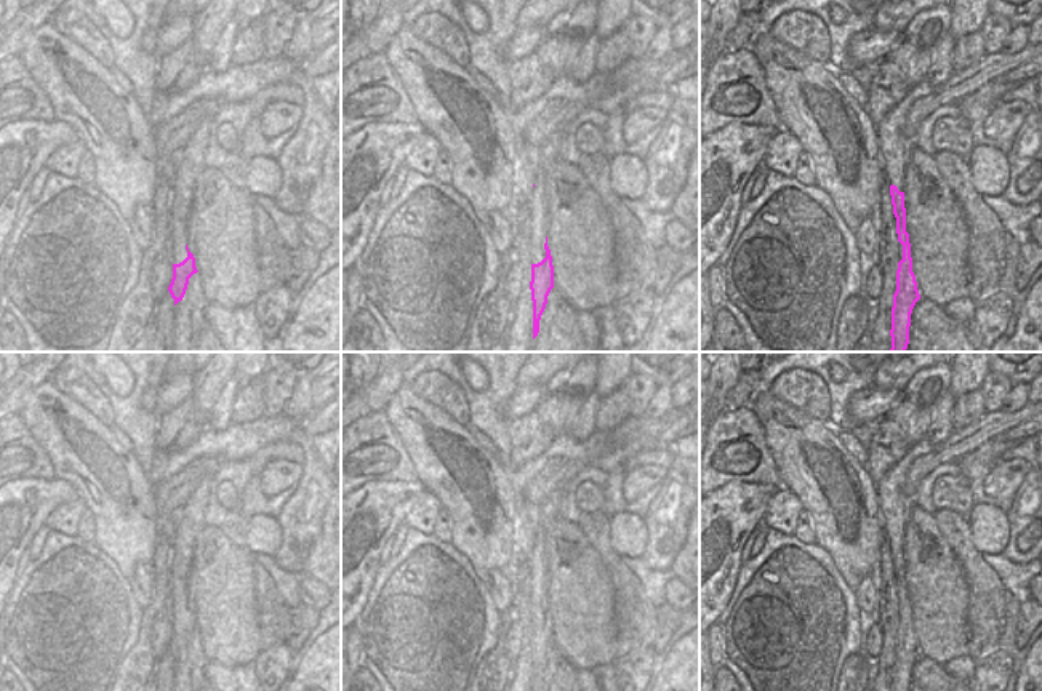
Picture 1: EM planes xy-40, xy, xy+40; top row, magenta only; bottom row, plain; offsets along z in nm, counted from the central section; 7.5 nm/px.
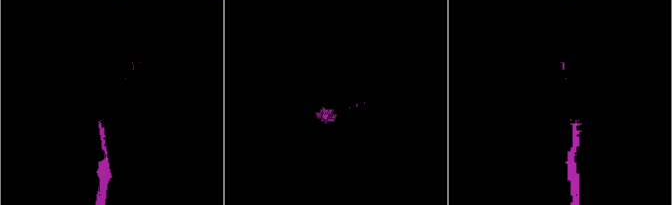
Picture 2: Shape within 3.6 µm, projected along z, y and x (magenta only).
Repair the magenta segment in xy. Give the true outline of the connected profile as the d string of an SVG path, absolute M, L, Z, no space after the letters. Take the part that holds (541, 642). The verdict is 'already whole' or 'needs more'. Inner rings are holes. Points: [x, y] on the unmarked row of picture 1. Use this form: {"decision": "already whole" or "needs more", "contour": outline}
{"decision": "needs more", "contour": "M563 491L552 493L541 505L541 521L544 533L535 541L528 568L531 571L531 659L533 659L533 691L539 691L539 678L547 662L547 654L554 646L554 624L547 605L547 557L546 531L559 518Z"}

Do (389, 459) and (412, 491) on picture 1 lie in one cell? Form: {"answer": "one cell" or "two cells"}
{"answer": "two cells"}

